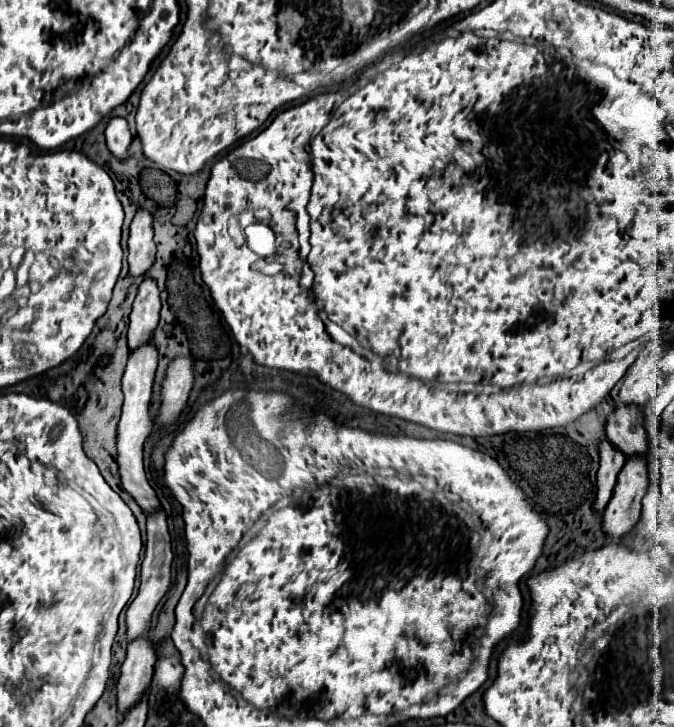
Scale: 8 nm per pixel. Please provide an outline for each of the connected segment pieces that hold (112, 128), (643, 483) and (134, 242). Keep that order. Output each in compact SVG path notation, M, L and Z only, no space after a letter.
M121 117L109 119L107 129L105 129L105 137L107 137L107 147L109 147L109 151L111 151L115 157L119 157L121 161L125 161L127 155L129 155L127 149L129 149L131 141L133 141L133 135L131 135L131 131L129 131L129 127L127 127L127 121L121 119Z
M643 457L627 459L619 473L613 497L603 513L603 531L611 537L627 535L641 519L641 501L649 487L647 461Z
M139 209L133 223L131 223L131 235L127 243L127 263L129 263L129 275L141 277L145 275L153 263L155 263L155 243L153 243L153 217Z

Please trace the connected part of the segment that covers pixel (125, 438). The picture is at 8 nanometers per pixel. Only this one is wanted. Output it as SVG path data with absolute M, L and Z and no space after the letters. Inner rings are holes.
M145 345L139 347L129 355L127 369L123 375L123 413L117 425L117 465L119 465L119 475L121 475L121 487L135 499L135 503L143 509L143 513L149 517L161 509L161 503L147 483L145 469L143 469L143 443L147 435L153 429L153 415L149 411L151 397L153 397L153 379L155 379L155 369L157 369L157 349L155 345Z

